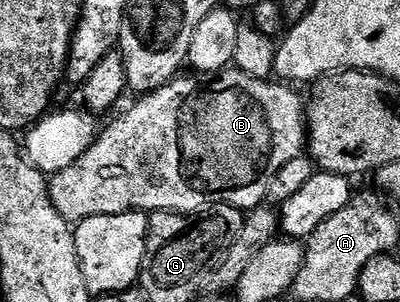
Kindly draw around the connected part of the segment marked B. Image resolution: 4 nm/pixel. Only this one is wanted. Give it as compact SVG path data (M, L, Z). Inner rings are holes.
M228 66L219 72L205 72L202 74L180 75L171 80L165 86L161 86L156 92L148 92L140 95L139 100L124 116L119 116L107 129L100 131L95 140L65 170L54 173L50 177L49 187L51 189L51 205L65 218L68 224L74 226L80 224L85 218L97 218L98 216L108 216L109 214L125 214L126 212L182 212L184 214L194 213L204 206L214 206L216 204L228 204L240 210L250 210L258 208L267 200L267 191L277 178L277 170L285 166L285 162L290 162L292 158L304 155L305 141L307 139L307 114L305 111L305 100L294 92L294 87L283 82L274 82L270 79L259 80L256 76L251 76L243 72L240 68Z

